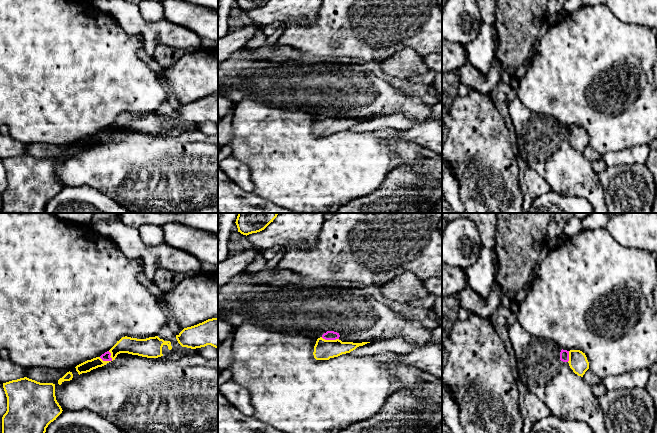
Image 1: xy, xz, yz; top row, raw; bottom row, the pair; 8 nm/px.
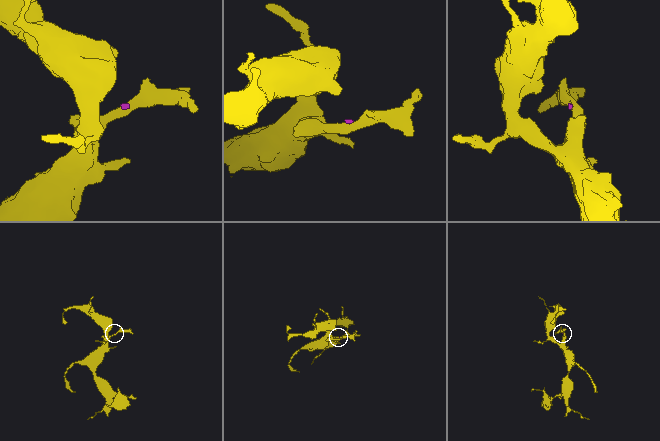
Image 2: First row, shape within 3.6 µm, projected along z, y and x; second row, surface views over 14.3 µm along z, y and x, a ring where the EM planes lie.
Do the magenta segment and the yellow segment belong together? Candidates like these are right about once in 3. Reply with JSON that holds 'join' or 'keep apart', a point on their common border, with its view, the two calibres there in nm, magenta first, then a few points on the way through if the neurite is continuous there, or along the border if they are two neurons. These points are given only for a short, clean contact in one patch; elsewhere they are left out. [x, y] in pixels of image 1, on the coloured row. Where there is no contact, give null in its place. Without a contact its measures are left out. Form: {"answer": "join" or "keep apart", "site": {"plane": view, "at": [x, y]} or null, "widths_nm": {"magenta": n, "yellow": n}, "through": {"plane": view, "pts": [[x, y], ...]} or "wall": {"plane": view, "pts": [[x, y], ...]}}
{"answer": "keep apart", "site": {"plane": "xy", "at": [106, 360]}, "widths_nm": {"magenta": 60, "yellow": 90}, "wall": {"plane": "xy", "pts": [[99, 357], [103, 360], [112, 360]]}}

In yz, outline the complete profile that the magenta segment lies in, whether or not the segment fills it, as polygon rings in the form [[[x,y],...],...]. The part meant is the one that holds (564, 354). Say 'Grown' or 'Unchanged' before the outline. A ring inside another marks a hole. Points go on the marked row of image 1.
Grown. [[[518,321],[508,328],[508,337],[514,350],[520,380],[528,392],[540,399],[551,414],[562,420],[585,422],[593,433],[607,433],[605,412],[590,386],[569,366],[569,351],[550,340],[537,338],[526,332]]]

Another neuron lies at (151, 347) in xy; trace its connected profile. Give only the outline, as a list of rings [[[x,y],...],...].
[[[158,336],[149,337],[146,339],[137,339],[131,337],[122,337],[117,343],[109,350],[111,353],[112,361],[115,360],[118,354],[128,353],[132,355],[138,355],[147,358],[158,358],[163,356],[162,347],[168,346],[171,350],[171,342],[164,341]]]

